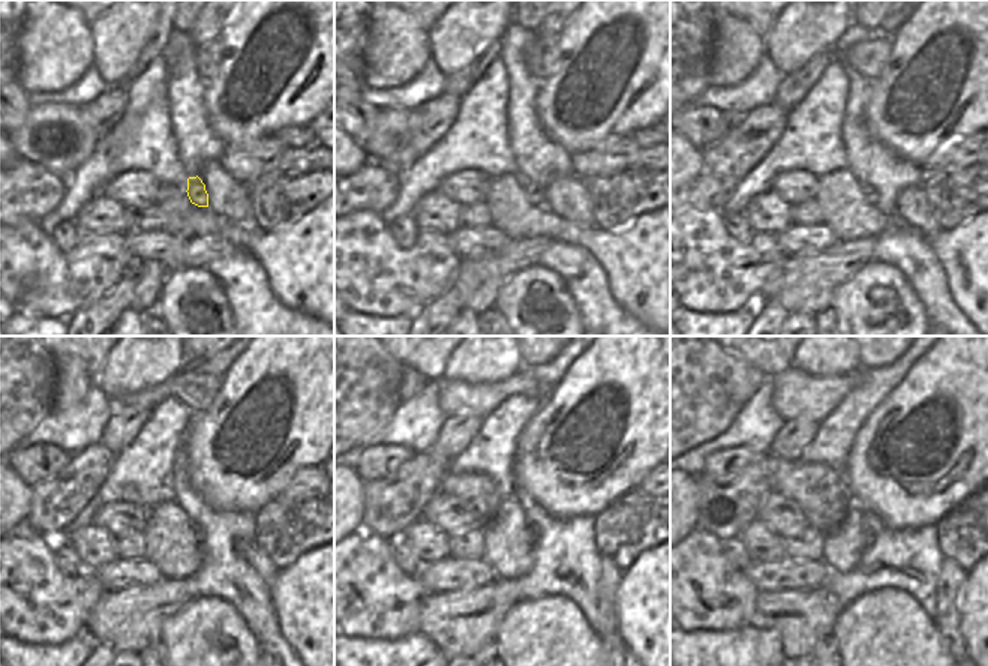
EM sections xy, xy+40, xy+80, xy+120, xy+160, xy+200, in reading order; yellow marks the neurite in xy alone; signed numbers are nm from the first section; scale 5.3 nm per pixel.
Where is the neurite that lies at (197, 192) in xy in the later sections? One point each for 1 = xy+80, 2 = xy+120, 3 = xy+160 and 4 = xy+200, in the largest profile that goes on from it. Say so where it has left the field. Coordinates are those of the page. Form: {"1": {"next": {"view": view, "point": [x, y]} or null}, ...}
{"1": {"next": {"view": "xy+80", "point": [868, 191]}}, "2": {"next": {"view": "xy+120", "point": [197, 530]}}, "3": {"next": {"view": "xy+160", "point": [534, 534]}}, "4": {"next": {"view": "xy+200", "point": [868, 536]}}}

